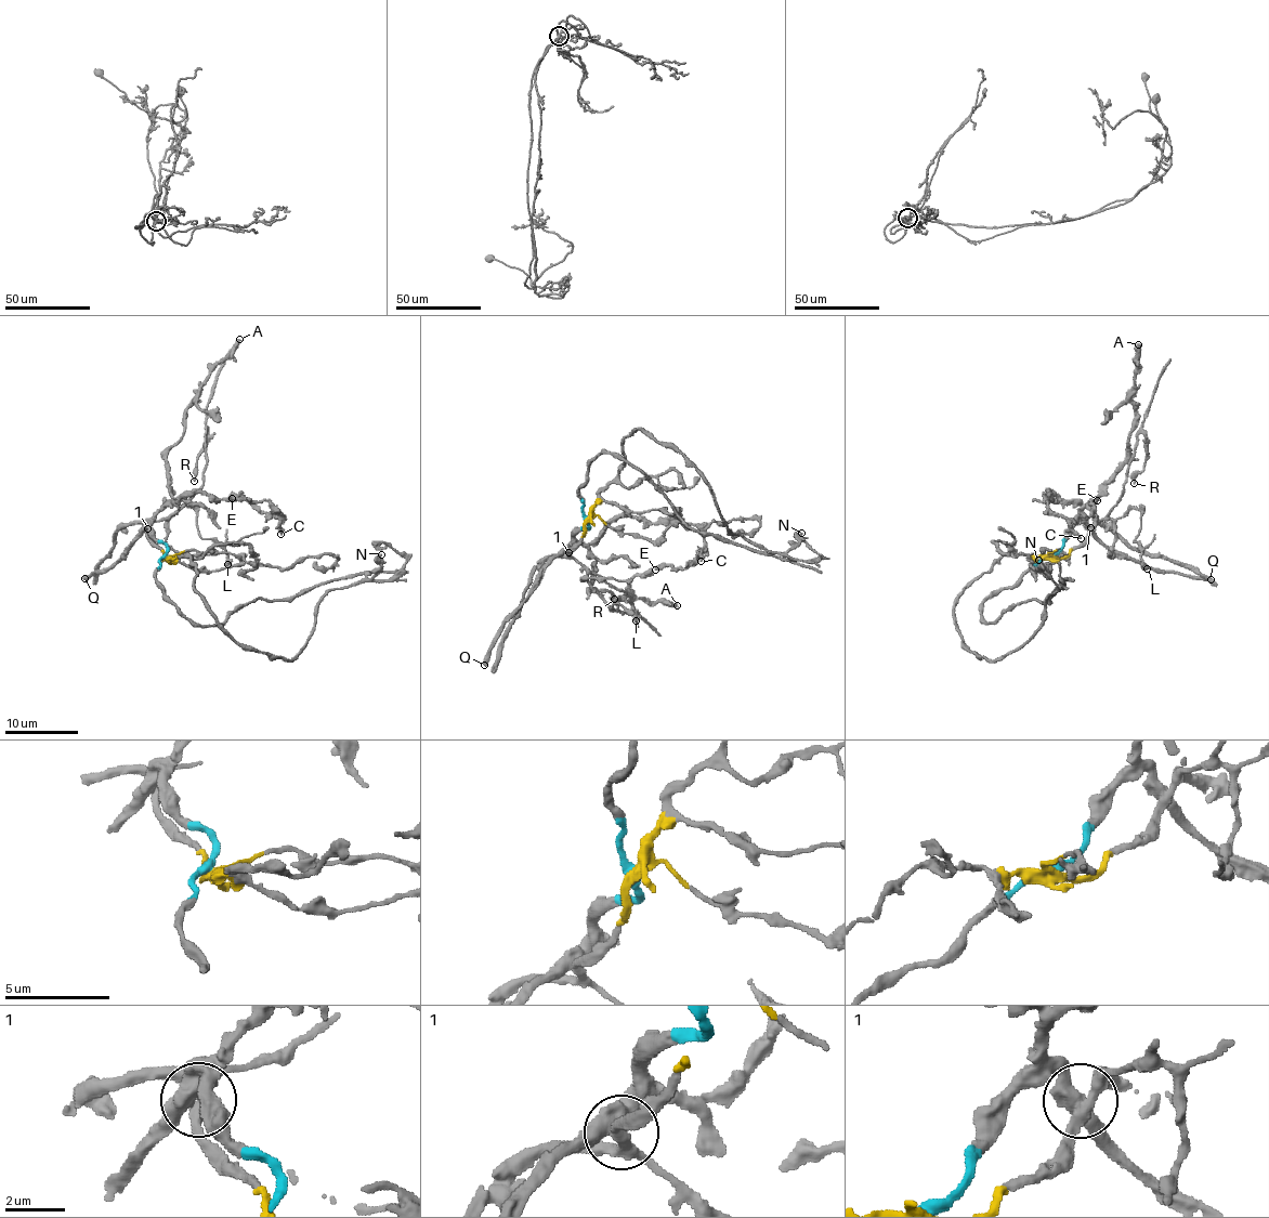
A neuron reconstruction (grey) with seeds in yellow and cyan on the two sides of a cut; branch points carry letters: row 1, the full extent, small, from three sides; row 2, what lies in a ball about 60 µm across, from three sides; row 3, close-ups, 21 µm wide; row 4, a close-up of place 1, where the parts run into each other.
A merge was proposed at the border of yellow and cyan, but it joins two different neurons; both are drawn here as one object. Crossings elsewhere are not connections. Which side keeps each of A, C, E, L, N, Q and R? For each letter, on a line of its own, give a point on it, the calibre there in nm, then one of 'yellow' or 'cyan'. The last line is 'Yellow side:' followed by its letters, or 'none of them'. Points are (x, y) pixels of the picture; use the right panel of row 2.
A: (1138, 344) | 440 nm | cyan
C: (1081, 538) | 340 nm | cyan
E: (1097, 500) | 440 nm | cyan
L: (1147, 568) | 500 nm | yellow
N: (1038, 560) | 220 nm | yellow
Q: (1211, 579) | 460 nm | cyan
R: (1134, 483) | 280 nm | yellow
Yellow side: L, N, R

